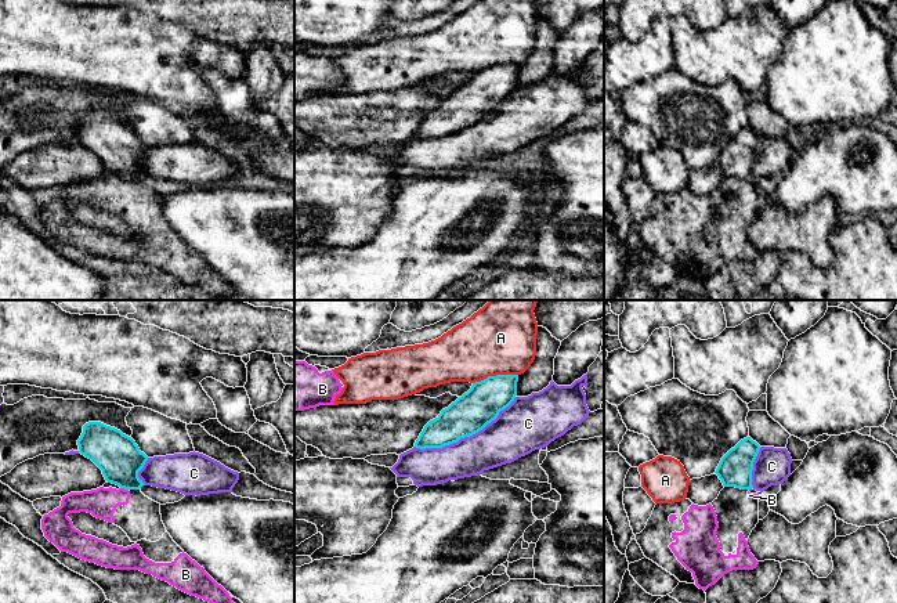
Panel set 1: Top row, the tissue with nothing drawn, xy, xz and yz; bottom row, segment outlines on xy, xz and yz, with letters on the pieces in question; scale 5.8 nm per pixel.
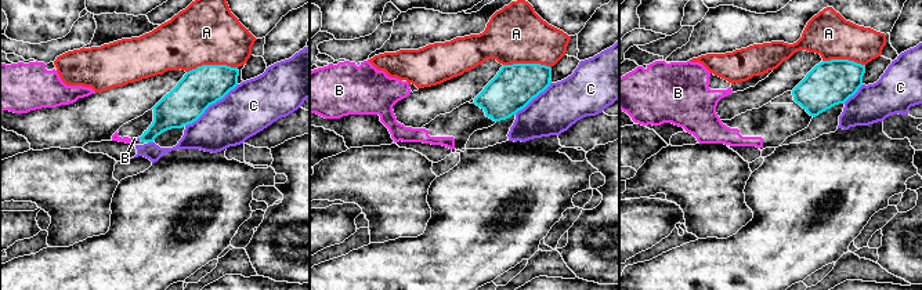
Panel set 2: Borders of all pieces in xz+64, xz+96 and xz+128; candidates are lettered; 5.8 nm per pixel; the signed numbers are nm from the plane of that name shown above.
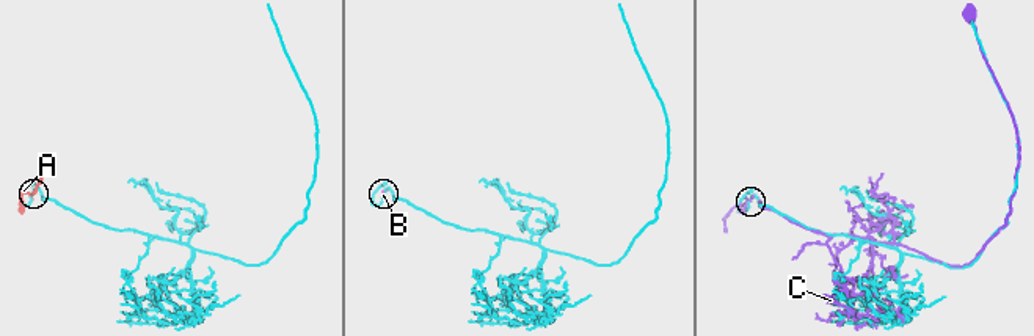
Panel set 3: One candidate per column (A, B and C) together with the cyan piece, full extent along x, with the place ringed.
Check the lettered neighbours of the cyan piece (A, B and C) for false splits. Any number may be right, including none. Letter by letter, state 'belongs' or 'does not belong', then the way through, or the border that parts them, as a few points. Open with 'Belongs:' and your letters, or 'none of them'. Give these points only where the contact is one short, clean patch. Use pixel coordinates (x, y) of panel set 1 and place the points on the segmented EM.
Belongs: none of them
A: does not belong
B: does not belong; border along xy (120, 487), (127, 490)
C: does not belong

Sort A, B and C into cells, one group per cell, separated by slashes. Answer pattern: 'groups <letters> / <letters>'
groups A / B / C

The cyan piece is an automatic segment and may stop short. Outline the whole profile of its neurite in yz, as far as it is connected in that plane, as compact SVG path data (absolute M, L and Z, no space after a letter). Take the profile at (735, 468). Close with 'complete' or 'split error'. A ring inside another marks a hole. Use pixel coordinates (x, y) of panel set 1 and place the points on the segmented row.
M750 437L741 440L720 461L716 474L724 487L752 490L753 462L759 454L760 445Z | complete

